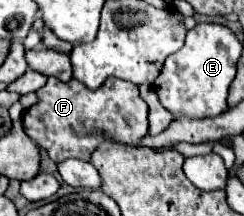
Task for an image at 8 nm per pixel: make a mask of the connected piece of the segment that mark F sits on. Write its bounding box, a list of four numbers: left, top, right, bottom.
[23,77,149,163]

